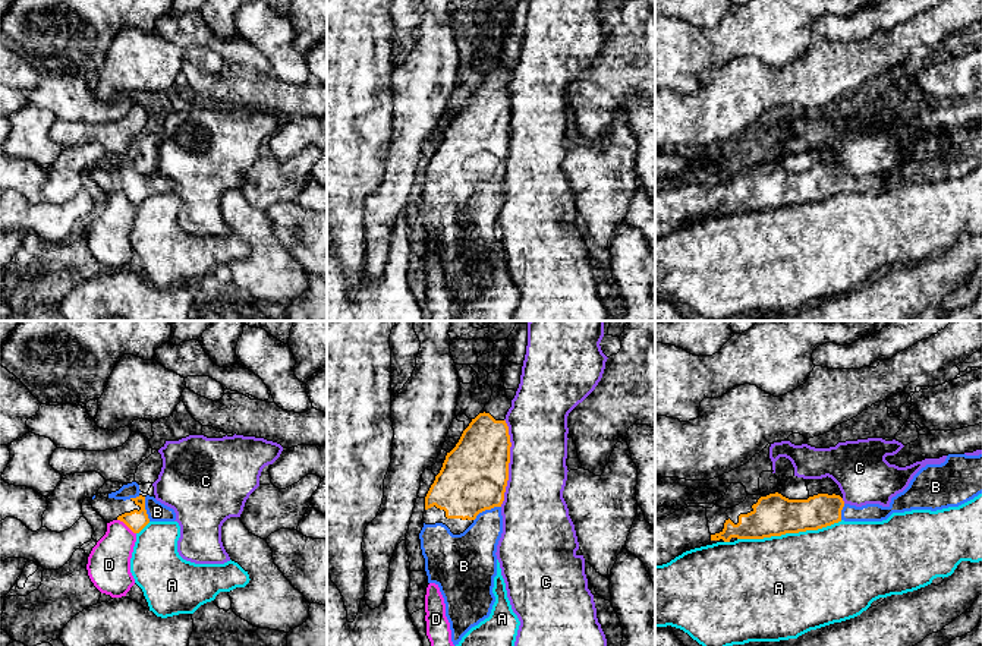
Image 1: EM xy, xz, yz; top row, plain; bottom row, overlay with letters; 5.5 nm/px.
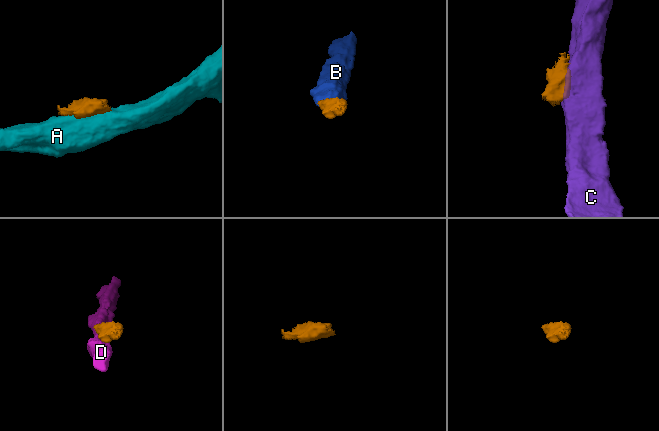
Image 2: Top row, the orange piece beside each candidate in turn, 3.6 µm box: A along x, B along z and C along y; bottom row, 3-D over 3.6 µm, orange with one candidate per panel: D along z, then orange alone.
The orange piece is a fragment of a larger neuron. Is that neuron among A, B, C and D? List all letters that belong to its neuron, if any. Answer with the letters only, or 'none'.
B

